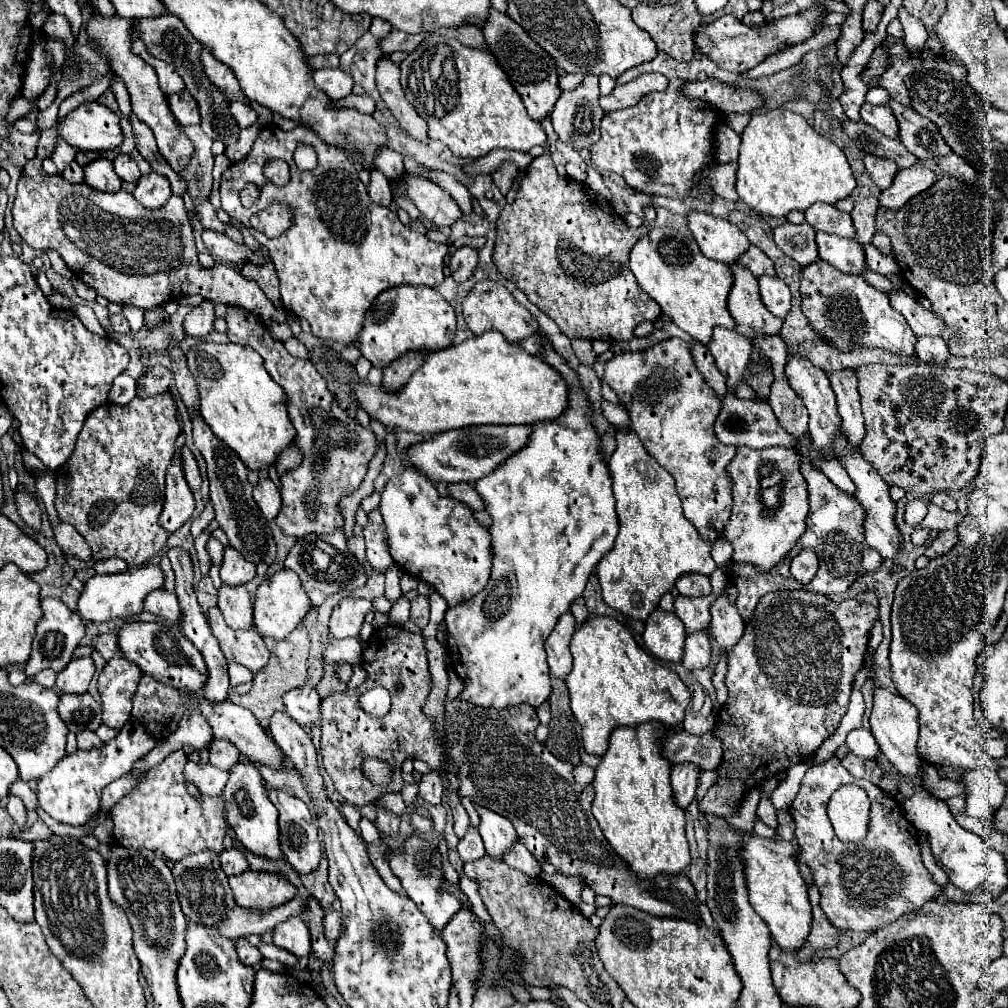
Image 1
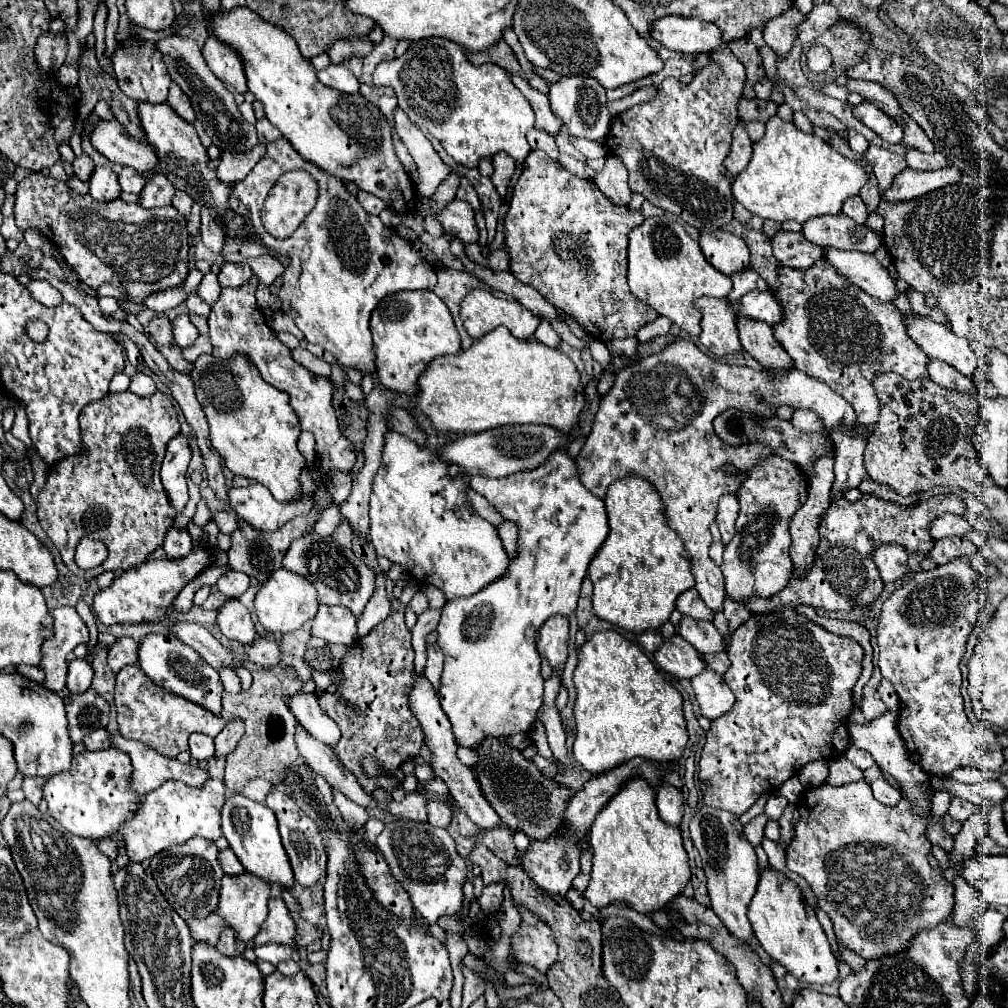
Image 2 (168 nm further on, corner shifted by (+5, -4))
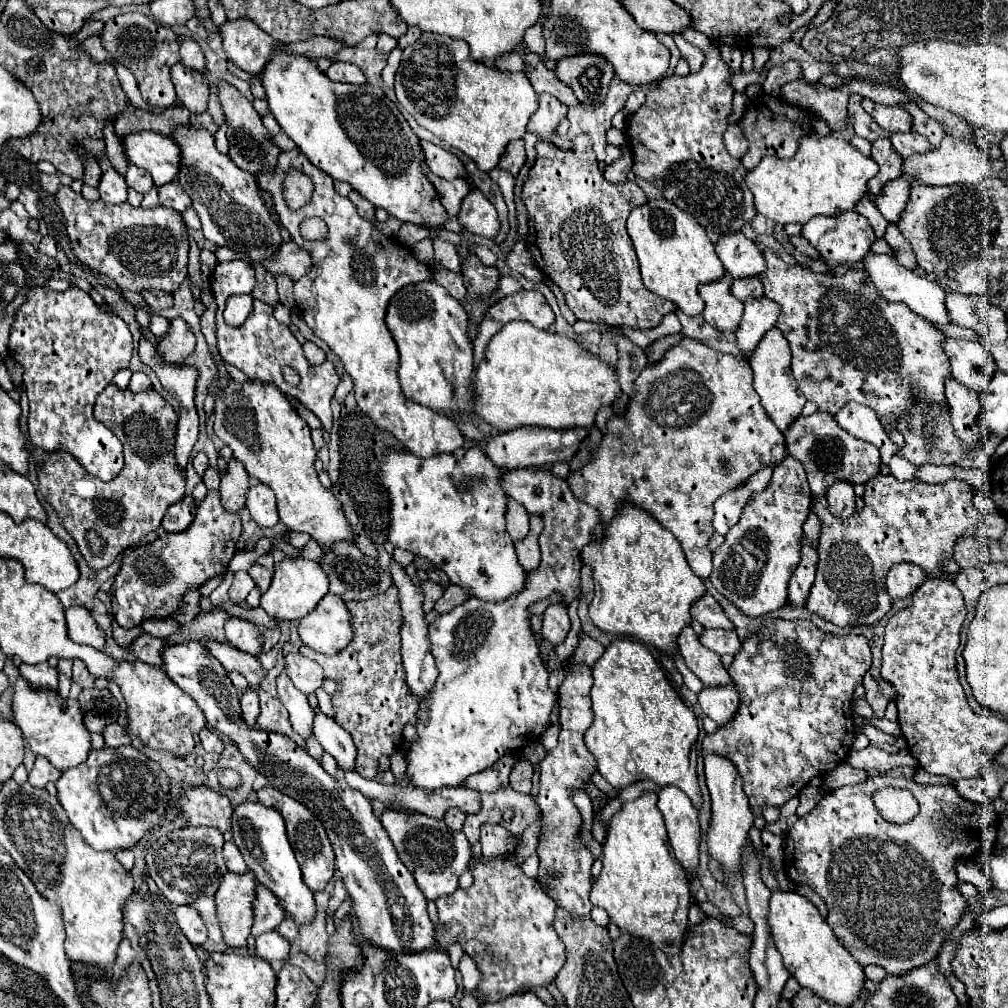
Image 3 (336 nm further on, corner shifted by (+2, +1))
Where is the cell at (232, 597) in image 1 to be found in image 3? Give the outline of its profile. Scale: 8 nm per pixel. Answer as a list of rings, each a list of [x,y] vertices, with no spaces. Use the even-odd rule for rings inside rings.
[[[229,618],[225,622],[225,642],[233,644],[233,648],[257,656],[263,648],[263,634],[259,628],[247,620],[241,618]]]

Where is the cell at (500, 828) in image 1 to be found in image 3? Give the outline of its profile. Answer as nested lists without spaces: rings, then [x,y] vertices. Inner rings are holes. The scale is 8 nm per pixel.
[[[391,560],[389,564],[391,576],[393,576],[393,584],[399,590],[399,600],[401,600],[401,614],[403,614],[403,626],[401,626],[401,656],[403,656],[403,666],[407,672],[407,686],[409,690],[421,700],[435,684],[437,680],[437,668],[435,668],[435,660],[431,656],[431,648],[429,648],[429,632],[427,632],[427,620],[425,620],[425,610],[423,610],[423,600],[421,600],[421,588],[417,584],[411,582],[411,578],[407,576],[405,568],[401,564],[397,564],[395,560]]]

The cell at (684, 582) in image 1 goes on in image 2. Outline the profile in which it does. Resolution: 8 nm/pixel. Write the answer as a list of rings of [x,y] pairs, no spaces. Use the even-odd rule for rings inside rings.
[[[690,589],[686,593],[682,593],[676,601],[676,609],[682,615],[690,615],[694,619],[704,619],[704,621],[712,621],[712,613],[706,607],[706,603],[702,601],[702,597],[698,597],[696,589]]]

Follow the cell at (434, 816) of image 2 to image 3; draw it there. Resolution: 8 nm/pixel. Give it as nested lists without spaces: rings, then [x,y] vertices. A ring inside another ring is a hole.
[[[451,808],[451,810],[445,814],[443,822],[445,822],[449,828],[453,828],[453,830],[461,830],[461,828],[463,828],[463,822],[465,822],[465,814],[463,814],[459,808]]]

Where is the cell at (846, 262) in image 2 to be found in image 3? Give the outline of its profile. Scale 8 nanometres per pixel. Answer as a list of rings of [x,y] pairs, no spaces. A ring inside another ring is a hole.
[[[867,254],[863,258],[863,264],[873,280],[873,284],[877,286],[879,294],[885,298],[885,300],[891,300],[891,302],[903,302],[907,304],[915,314],[923,316],[925,320],[929,320],[931,324],[935,326],[947,326],[951,324],[951,318],[949,318],[949,312],[945,308],[945,290],[927,280],[925,276],[917,276],[913,270],[907,270],[903,268],[893,256],[885,256],[885,254]]]

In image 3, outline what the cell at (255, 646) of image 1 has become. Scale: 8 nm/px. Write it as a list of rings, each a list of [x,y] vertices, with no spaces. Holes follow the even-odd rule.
[[[287,654],[285,666],[287,666],[289,678],[303,694],[313,694],[323,684],[321,666],[301,654]]]

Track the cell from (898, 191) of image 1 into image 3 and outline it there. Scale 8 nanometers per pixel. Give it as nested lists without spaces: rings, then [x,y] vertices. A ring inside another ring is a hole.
[[[945,134],[937,148],[925,152],[923,156],[909,156],[909,160],[905,160],[905,174],[913,174],[915,180],[929,186],[945,186],[945,184],[973,186],[991,174],[991,166],[993,166],[991,156],[983,148],[979,148],[971,140],[961,140]]]

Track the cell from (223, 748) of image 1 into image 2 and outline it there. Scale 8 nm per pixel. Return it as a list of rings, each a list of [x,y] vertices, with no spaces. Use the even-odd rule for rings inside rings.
[[[236,719],[230,721],[214,739],[214,747],[216,747],[214,757],[220,759],[220,757],[226,757],[226,753],[232,753],[234,745],[240,741],[242,733],[244,733],[244,725],[240,721],[236,721]]]

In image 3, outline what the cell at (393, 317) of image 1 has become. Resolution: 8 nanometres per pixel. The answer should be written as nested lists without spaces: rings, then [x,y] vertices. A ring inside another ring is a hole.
[[[419,282],[405,286],[391,298],[385,322],[399,348],[403,394],[437,412],[463,414],[473,410],[473,352],[463,306],[437,282]]]

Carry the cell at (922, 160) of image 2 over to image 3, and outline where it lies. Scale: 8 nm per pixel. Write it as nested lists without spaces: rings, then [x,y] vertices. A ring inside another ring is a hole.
[[[893,132],[891,134],[891,144],[893,148],[903,156],[903,158],[909,158],[911,154],[923,154],[927,150],[931,150],[929,142],[925,140],[925,136],[917,134],[917,132]]]

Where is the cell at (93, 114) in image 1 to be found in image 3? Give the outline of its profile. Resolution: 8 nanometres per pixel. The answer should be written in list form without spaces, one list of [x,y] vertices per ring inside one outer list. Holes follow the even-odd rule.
[[[137,132],[125,136],[123,146],[129,162],[147,170],[153,176],[155,186],[163,186],[177,178],[181,150],[173,138],[157,132]]]

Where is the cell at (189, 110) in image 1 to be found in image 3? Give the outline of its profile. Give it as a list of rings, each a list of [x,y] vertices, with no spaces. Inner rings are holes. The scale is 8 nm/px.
[[[179,62],[171,68],[171,80],[175,84],[177,98],[189,112],[205,112],[209,100],[209,82],[201,72],[181,66]]]

